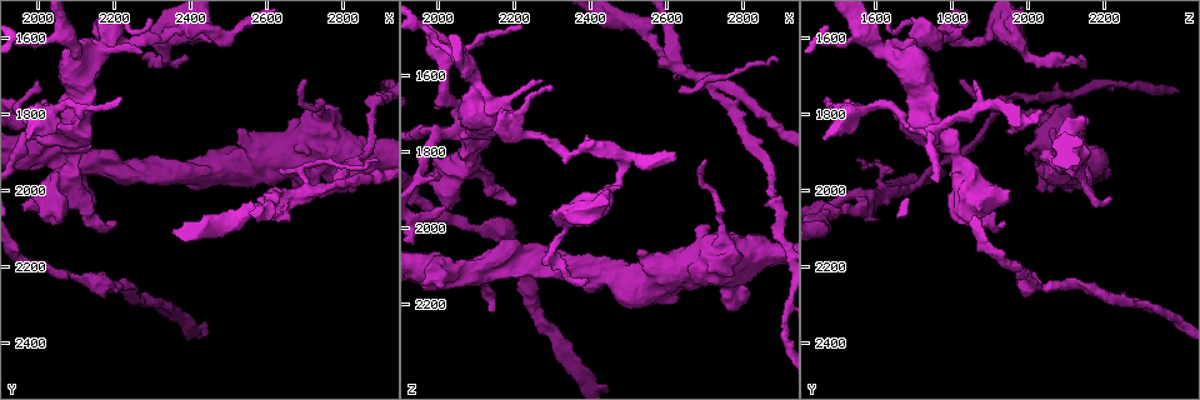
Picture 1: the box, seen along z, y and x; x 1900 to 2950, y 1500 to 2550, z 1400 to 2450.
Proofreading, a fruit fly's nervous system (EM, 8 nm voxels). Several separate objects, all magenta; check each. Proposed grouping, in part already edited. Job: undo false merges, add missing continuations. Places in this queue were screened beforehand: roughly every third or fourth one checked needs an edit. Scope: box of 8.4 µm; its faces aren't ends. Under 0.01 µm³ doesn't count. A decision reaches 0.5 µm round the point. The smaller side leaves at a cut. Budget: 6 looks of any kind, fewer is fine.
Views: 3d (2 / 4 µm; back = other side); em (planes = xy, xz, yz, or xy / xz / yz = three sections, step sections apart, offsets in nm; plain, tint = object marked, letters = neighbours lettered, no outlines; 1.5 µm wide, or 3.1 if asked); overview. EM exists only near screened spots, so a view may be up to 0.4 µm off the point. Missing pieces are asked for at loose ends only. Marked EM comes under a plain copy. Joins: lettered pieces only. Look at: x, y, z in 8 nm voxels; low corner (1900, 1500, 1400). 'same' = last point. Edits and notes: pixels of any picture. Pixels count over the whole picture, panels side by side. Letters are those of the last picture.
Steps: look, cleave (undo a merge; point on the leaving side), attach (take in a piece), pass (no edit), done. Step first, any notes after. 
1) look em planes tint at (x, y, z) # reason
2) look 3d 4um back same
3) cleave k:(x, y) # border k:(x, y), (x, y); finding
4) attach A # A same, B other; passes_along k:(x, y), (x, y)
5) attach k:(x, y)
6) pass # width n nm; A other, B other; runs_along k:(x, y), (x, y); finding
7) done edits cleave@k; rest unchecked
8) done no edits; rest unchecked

look em planes letters at (2010, 1845, 1750) # sharp bend

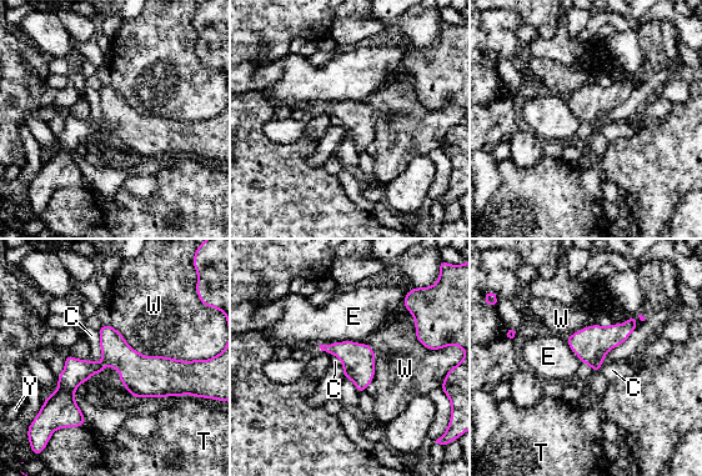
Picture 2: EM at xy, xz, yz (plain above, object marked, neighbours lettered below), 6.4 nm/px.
pass # width 220 nm; C other, E other, T other, W other, Y other; runs_along 2:(206, 362), (138, 371), (105, 361), (63, 375); continuous, no second neuron

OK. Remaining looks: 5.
look em xy step 8 tint at (2700, 1710, 1810) # an open end

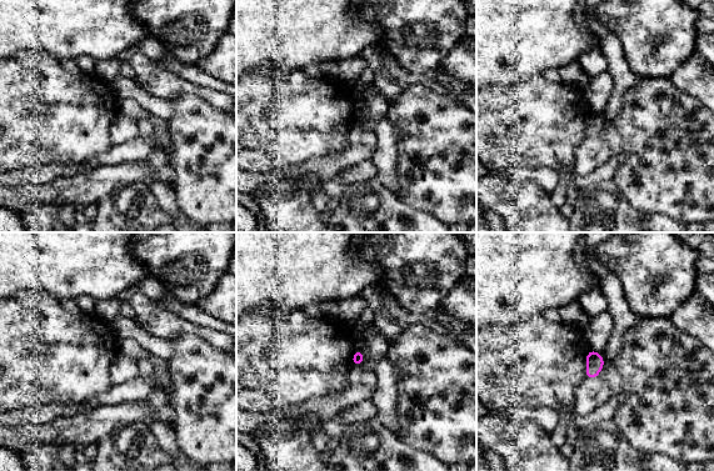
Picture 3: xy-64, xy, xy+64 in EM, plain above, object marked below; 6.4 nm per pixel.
look em planes letters same # another direction

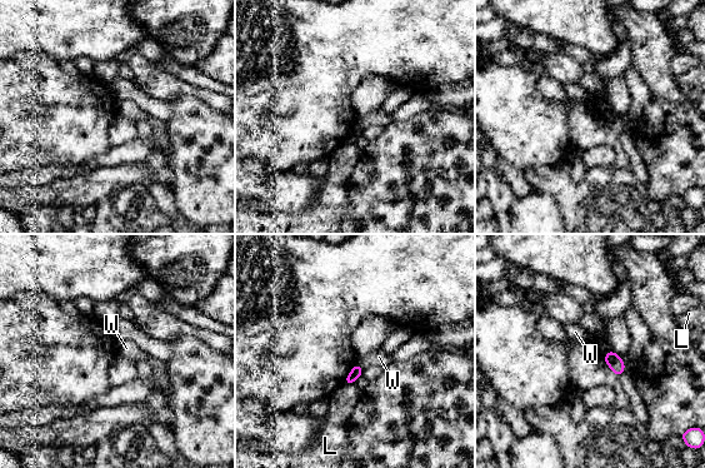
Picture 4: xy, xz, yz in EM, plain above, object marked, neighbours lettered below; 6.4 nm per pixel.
pass # width 70 nm; longest_contact W 80 nm; L other, W other; no lettered piece goes on from it

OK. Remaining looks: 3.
look 3d 4um at (2195, 2075, 1935) # free end

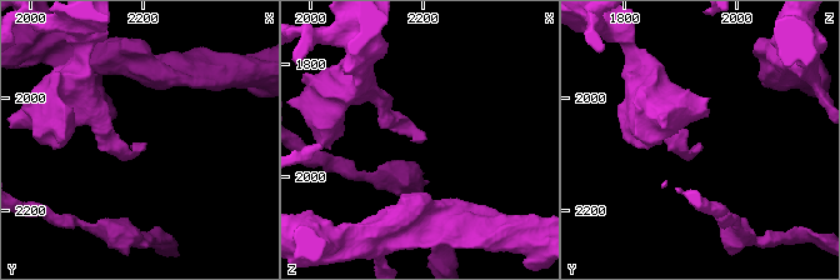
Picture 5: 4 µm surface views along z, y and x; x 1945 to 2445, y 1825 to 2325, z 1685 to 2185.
look em planes letters at (2205, 2080, 1935)

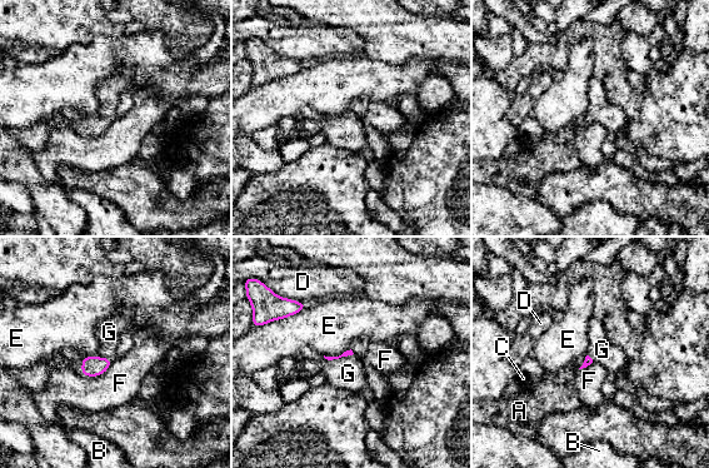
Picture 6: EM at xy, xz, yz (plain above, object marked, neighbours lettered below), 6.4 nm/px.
attach G # longest_contact E 260 nm; A other, B other, C other, D other, E other, F other, G same; passes_along 6:(346, 353), (338, 358), (348, 373); the neuron continues

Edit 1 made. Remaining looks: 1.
done edits attach@6; rest unchecked

